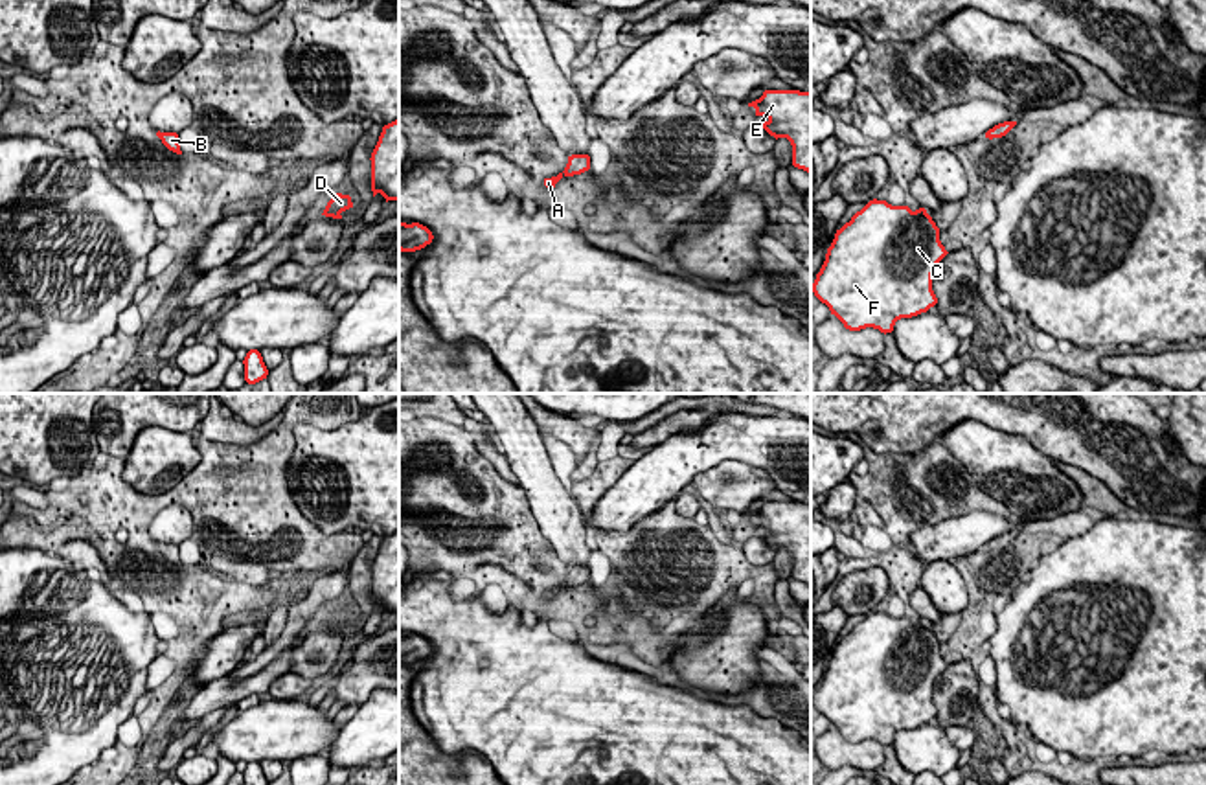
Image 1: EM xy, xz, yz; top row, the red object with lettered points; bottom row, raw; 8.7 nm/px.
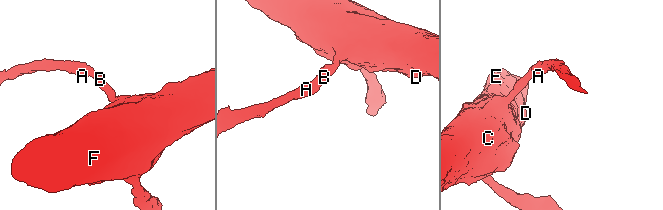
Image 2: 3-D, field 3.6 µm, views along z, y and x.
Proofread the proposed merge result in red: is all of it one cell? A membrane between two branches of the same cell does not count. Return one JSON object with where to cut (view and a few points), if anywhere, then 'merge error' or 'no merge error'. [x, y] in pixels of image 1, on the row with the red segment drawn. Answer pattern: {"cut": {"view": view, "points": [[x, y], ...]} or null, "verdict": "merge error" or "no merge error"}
{"cut": null, "verdict": "no merge error"}

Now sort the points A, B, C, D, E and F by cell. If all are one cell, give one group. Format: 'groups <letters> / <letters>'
groups A B C D E F

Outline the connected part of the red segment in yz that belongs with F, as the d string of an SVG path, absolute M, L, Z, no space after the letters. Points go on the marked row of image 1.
M873 199L836 230L813 292L846 329L873 327L886 335L897 320L927 313L938 303L932 274L947 254L939 228L925 208L912 211L908 206Z

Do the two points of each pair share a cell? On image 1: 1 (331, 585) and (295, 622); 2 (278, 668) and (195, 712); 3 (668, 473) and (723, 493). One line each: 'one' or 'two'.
1: one
2: one
3: two

